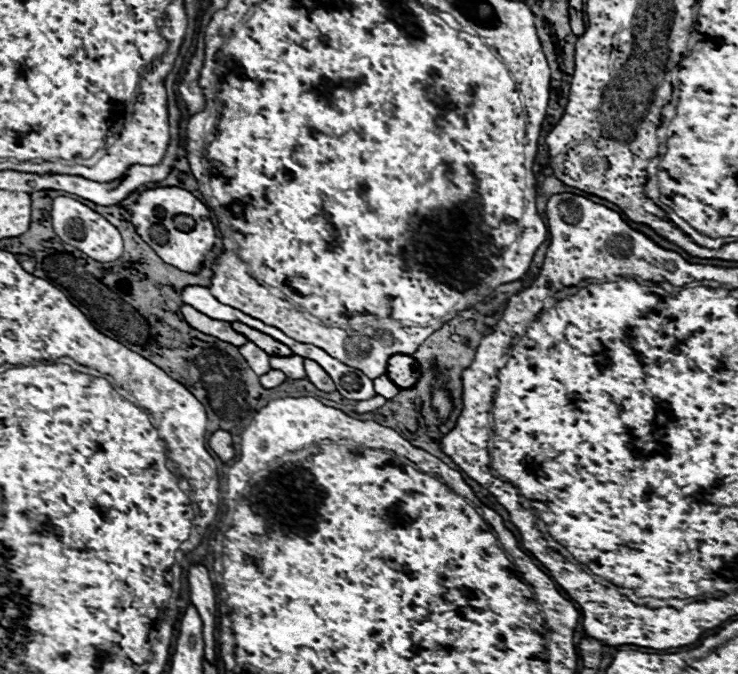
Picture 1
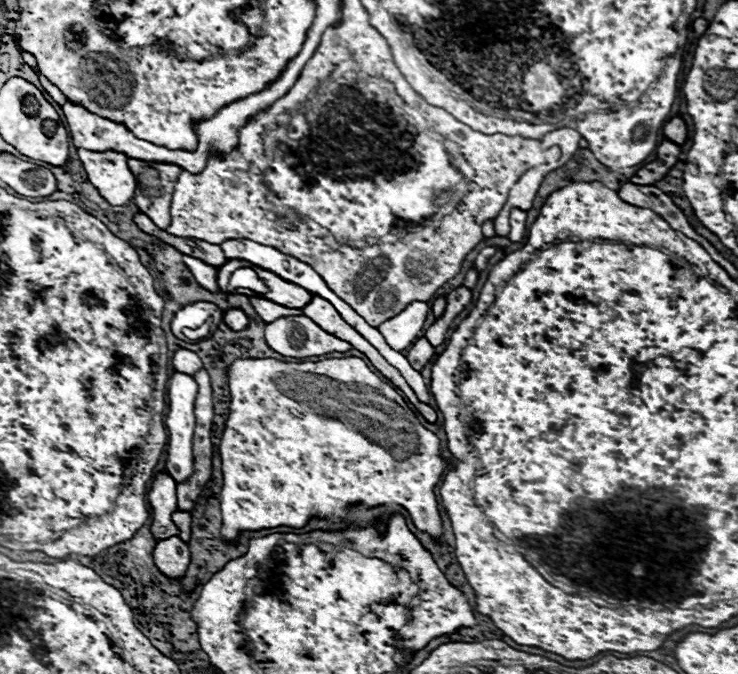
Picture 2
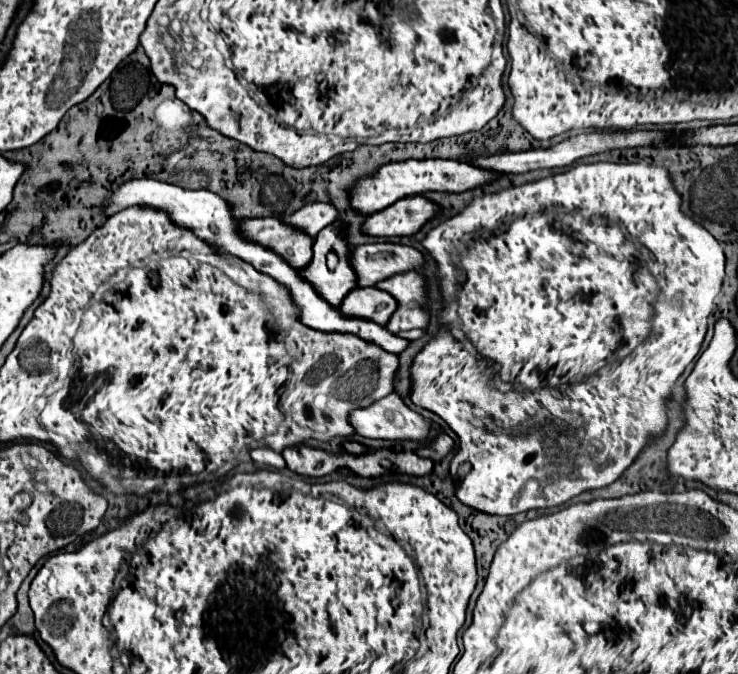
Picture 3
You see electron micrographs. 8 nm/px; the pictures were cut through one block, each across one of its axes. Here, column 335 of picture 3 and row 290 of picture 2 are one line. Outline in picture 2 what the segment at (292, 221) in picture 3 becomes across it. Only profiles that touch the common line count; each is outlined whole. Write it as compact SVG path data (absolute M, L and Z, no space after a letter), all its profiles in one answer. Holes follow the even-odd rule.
M184 256L184 264L188 266L188 270L192 270L196 282L200 282L200 286L204 286L206 290L212 290L212 292L220 292L214 266L210 266L198 258L192 258L192 256Z

